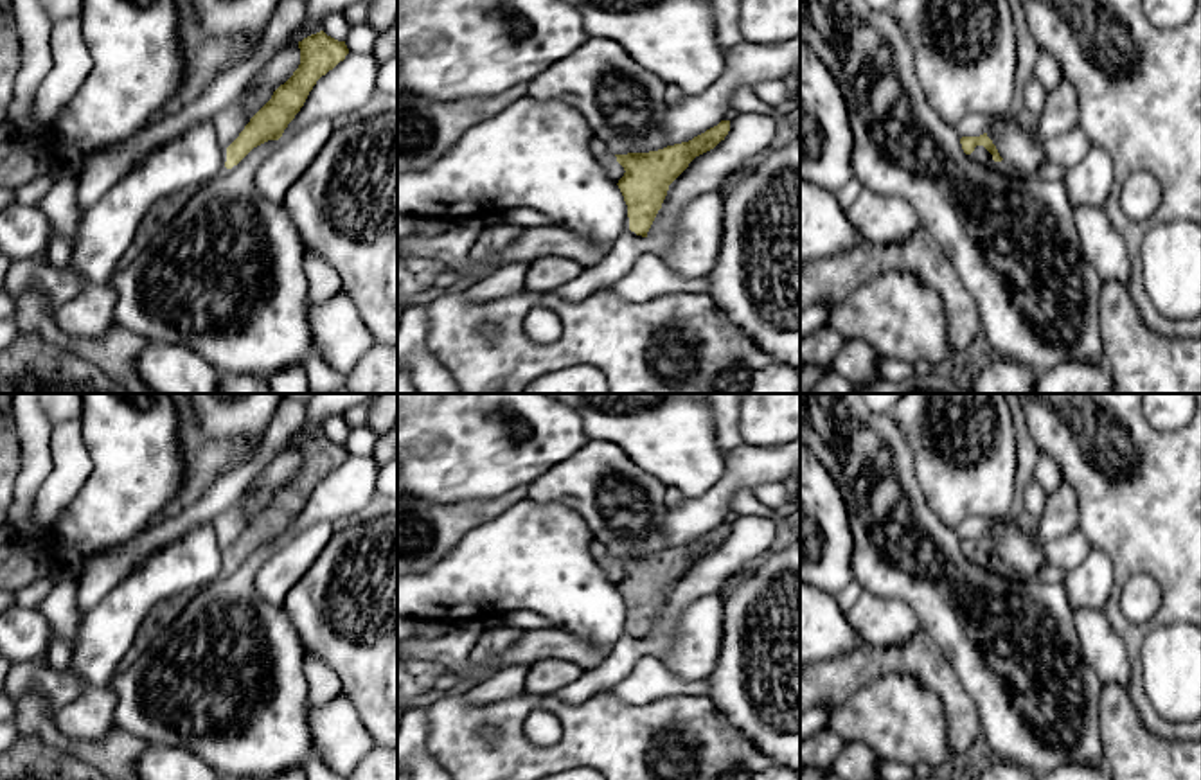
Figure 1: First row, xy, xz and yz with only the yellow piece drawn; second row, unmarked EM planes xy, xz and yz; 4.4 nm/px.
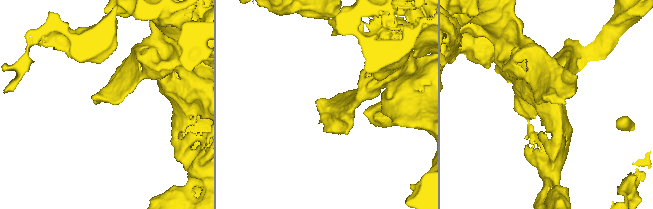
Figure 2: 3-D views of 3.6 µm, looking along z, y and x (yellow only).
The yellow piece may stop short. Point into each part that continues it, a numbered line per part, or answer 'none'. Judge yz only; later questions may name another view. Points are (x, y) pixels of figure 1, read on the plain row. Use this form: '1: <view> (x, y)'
1: yz (980, 558)

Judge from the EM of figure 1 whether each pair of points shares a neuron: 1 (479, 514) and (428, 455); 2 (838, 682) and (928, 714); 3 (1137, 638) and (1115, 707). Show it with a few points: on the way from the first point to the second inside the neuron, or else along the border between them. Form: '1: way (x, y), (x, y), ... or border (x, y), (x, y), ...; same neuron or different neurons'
1: border (509, 491), (488, 498), (425, 502); different neurons
2: border (901, 674), (883, 674), (871, 680), (831, 710); different neurons
3: border (1124, 691), (1146, 726); different neurons

